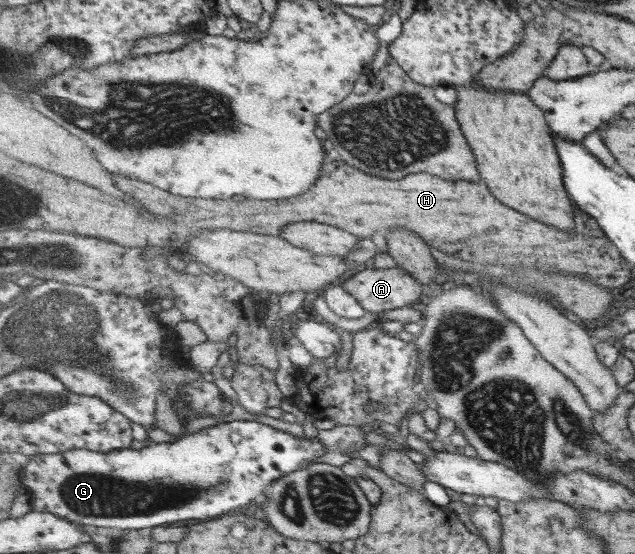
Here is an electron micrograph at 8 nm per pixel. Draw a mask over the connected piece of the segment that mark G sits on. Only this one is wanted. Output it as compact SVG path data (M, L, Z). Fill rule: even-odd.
M236 420L227 423L220 423L214 427L202 429L196 433L186 435L177 441L167 440L165 443L152 443L142 449L126 448L122 450L114 450L112 453L94 451L88 449L74 449L65 453L48 454L44 456L37 454L31 458L31 461L23 468L22 484L27 488L29 493L35 500L35 506L38 510L45 513L54 513L62 518L71 520L75 523L90 524L100 526L100 528L113 528L123 530L150 530L152 528L164 526L164 524L174 524L174 522L184 522L184 520L210 520L213 517L222 517L226 513L233 510L242 510L246 505L254 503L256 500L263 498L264 494L268 492L272 482L278 481L278 478L300 470L302 464L308 464L310 460L324 456L329 448L322 442L319 437L317 441L310 441L305 437L304 440L293 436L288 432L273 428L268 424L250 420Z

